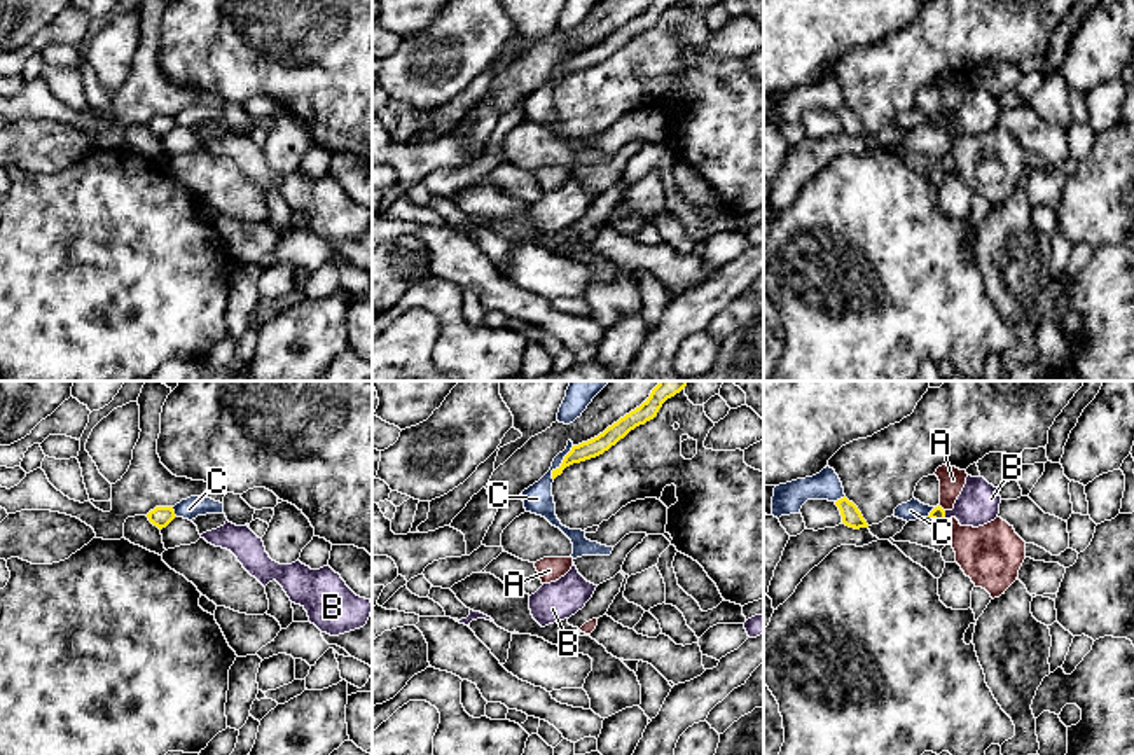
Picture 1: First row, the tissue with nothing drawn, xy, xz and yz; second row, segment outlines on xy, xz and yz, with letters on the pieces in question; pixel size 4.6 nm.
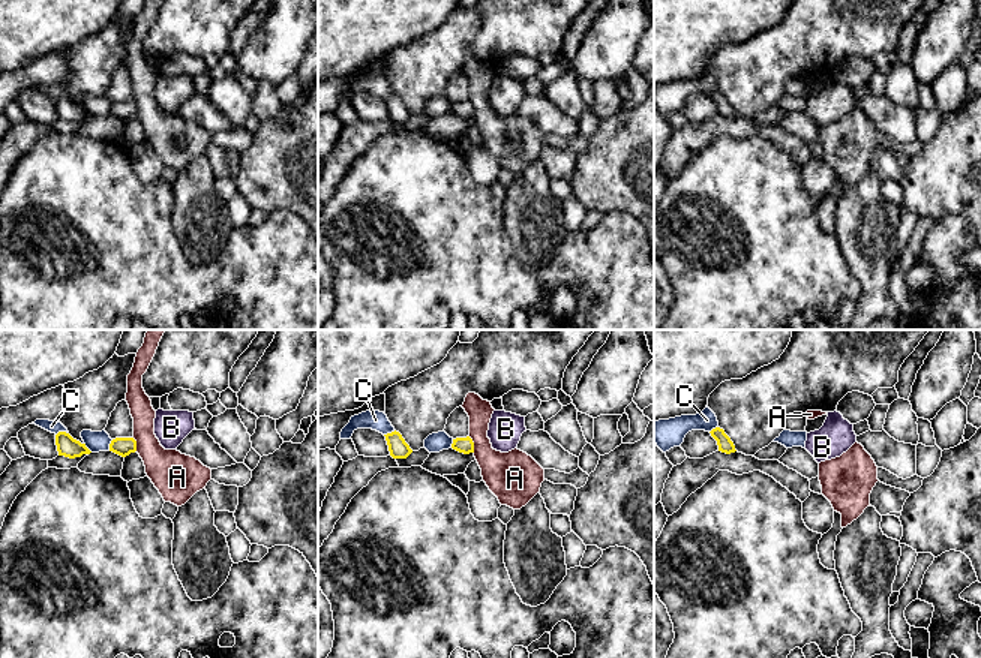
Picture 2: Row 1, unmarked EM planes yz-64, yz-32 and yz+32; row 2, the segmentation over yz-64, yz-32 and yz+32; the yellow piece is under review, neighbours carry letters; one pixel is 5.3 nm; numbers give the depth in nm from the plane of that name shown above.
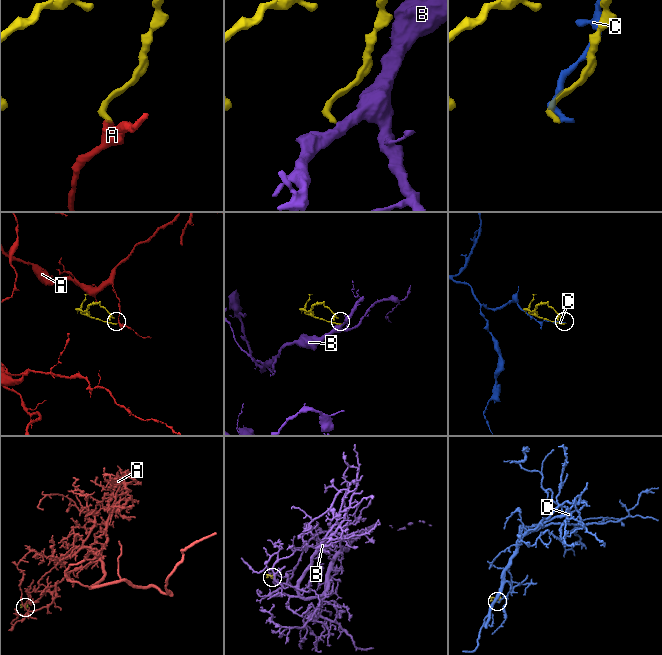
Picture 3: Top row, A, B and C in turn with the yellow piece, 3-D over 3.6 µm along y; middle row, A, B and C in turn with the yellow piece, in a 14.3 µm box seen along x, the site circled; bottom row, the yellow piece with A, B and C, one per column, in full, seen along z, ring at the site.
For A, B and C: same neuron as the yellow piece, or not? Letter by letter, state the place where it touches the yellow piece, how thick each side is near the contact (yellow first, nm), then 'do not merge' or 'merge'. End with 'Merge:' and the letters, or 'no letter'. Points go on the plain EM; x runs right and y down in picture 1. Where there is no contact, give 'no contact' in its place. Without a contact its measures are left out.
A: meets yellow in yz at (940, 116); 60 nm thick on the yellow side, 120 nm on the other; do not merge
B: meets yellow in yz at (944, 124); 60 nm thick on the yellow side, 190 nm on the other; do not merge
C: meets yellow in xz at (561, 72); 90 nm thick on the yellow side, 130 nm on the other; do not merge
Merge: no letter

